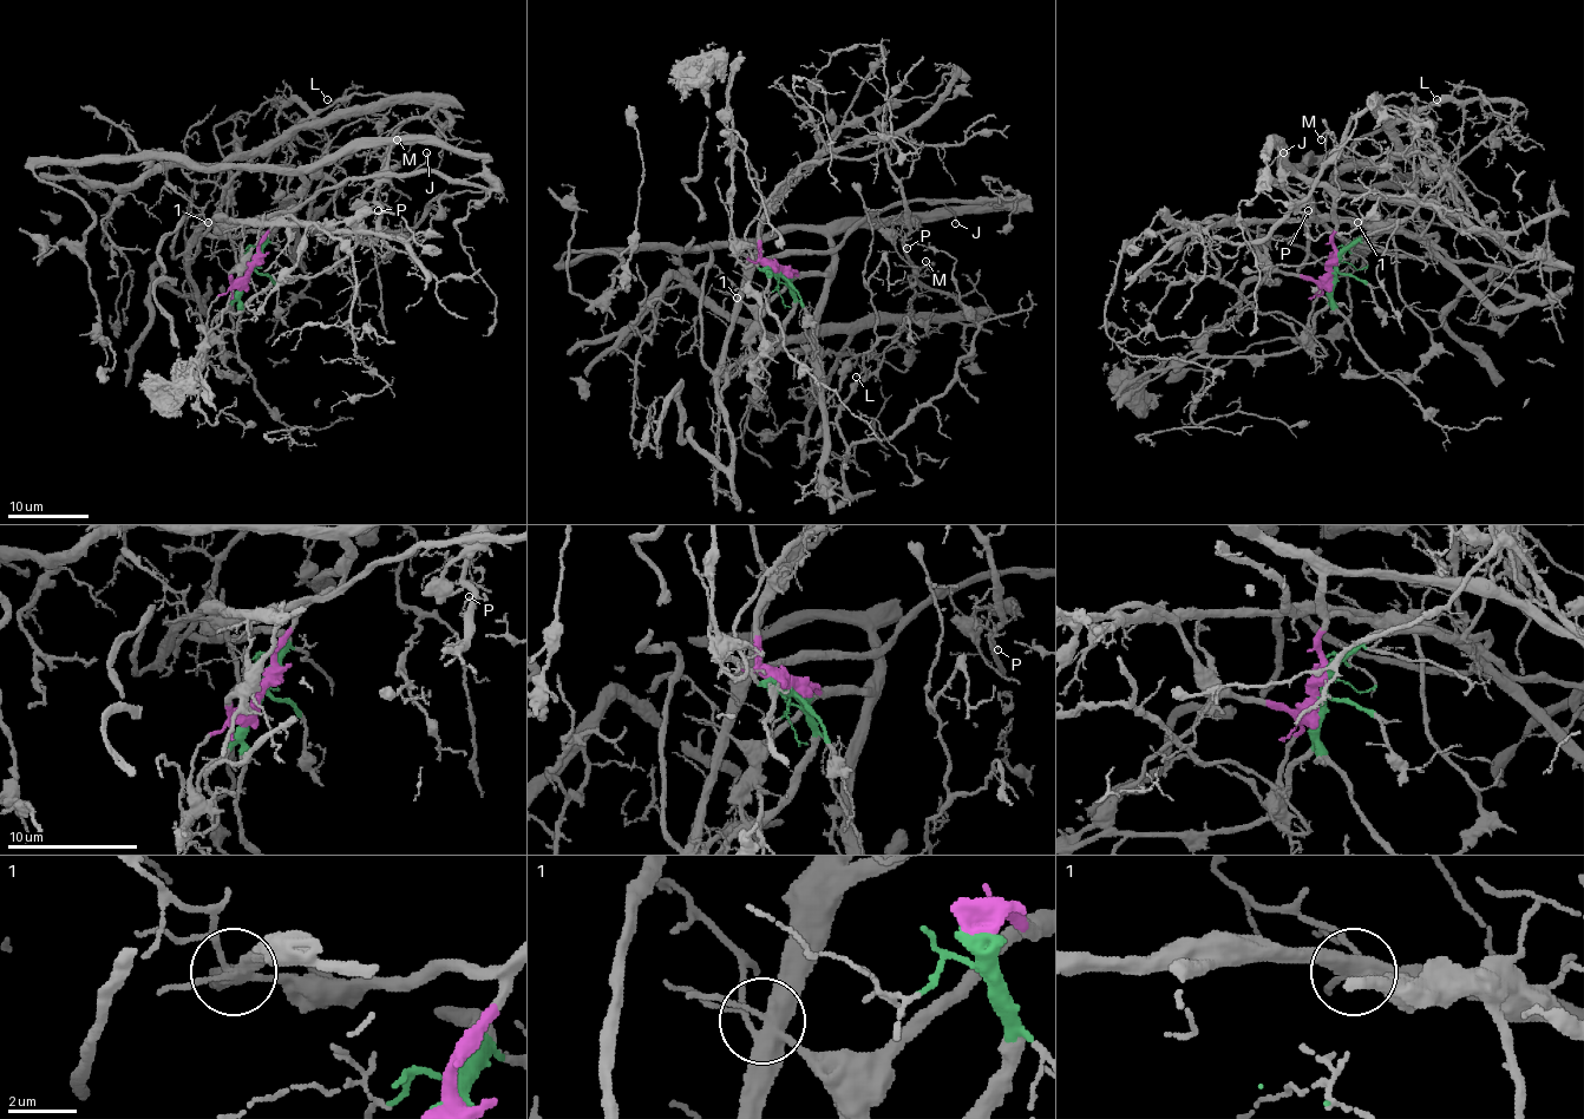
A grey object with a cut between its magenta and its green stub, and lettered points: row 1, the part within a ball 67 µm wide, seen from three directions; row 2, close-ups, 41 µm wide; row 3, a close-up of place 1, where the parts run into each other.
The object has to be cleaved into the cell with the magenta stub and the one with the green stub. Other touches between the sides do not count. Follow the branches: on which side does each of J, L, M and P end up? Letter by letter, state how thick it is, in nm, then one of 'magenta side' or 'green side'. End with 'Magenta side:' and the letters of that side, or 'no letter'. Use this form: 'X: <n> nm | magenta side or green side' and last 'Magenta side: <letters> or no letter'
J: 140 nm | green side
L: 90 nm | magenta side
M: 120 nm | magenta side
P: 110 nm | magenta side
Magenta side: L, M, P

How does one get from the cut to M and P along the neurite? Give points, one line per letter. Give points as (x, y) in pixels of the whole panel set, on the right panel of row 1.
M: (1333, 268), (1333, 196), (1278, 145), (1281, 188), (1296, 207), (1307, 196), (1335, 151), (1321, 139)
P: (1333, 268), (1333, 196), (1293, 172), (1281, 144), (1281, 188), (1296, 207), (1284, 220), (1296, 222), (1309, 210)

